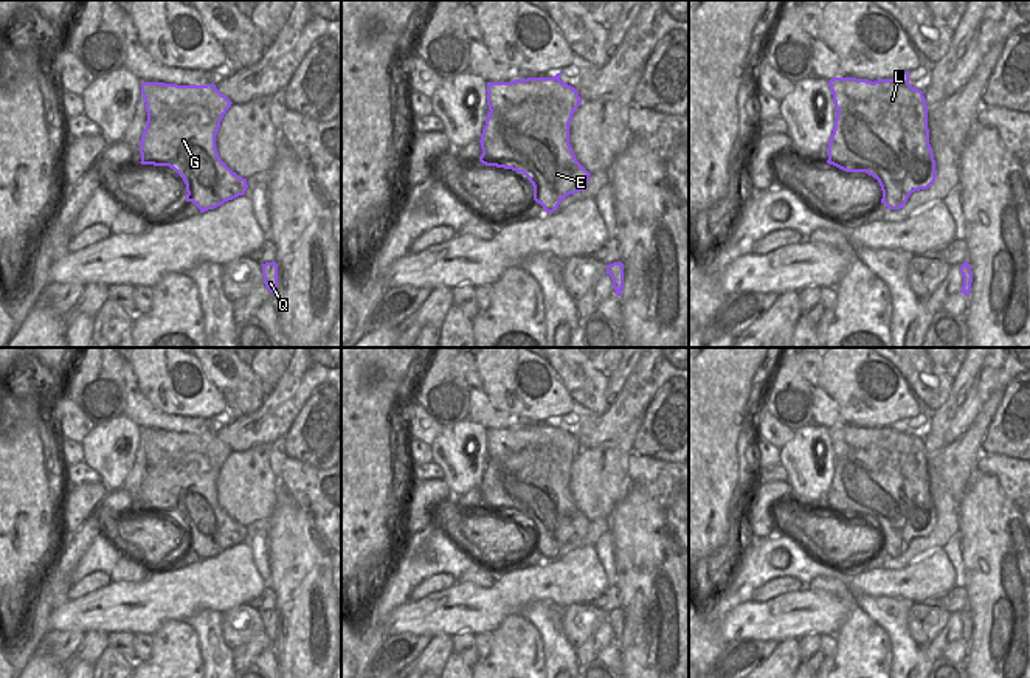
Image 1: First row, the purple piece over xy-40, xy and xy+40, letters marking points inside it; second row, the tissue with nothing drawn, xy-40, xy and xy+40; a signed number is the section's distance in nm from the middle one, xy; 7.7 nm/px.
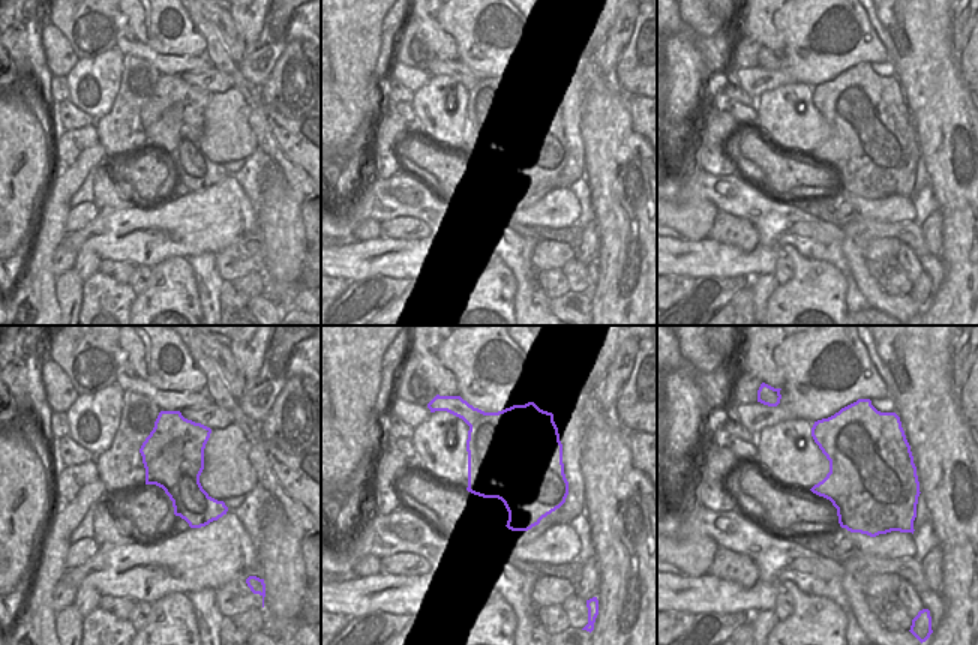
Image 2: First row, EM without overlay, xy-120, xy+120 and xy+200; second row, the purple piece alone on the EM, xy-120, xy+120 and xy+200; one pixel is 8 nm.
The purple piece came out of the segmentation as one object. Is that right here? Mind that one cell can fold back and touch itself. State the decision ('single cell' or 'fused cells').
fused cells

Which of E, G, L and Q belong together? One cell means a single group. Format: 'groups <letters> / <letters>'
groups E G L / Q

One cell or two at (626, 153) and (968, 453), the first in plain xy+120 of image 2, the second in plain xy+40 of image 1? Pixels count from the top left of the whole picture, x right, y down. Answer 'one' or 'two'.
two

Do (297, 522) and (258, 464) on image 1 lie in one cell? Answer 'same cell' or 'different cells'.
different cells

